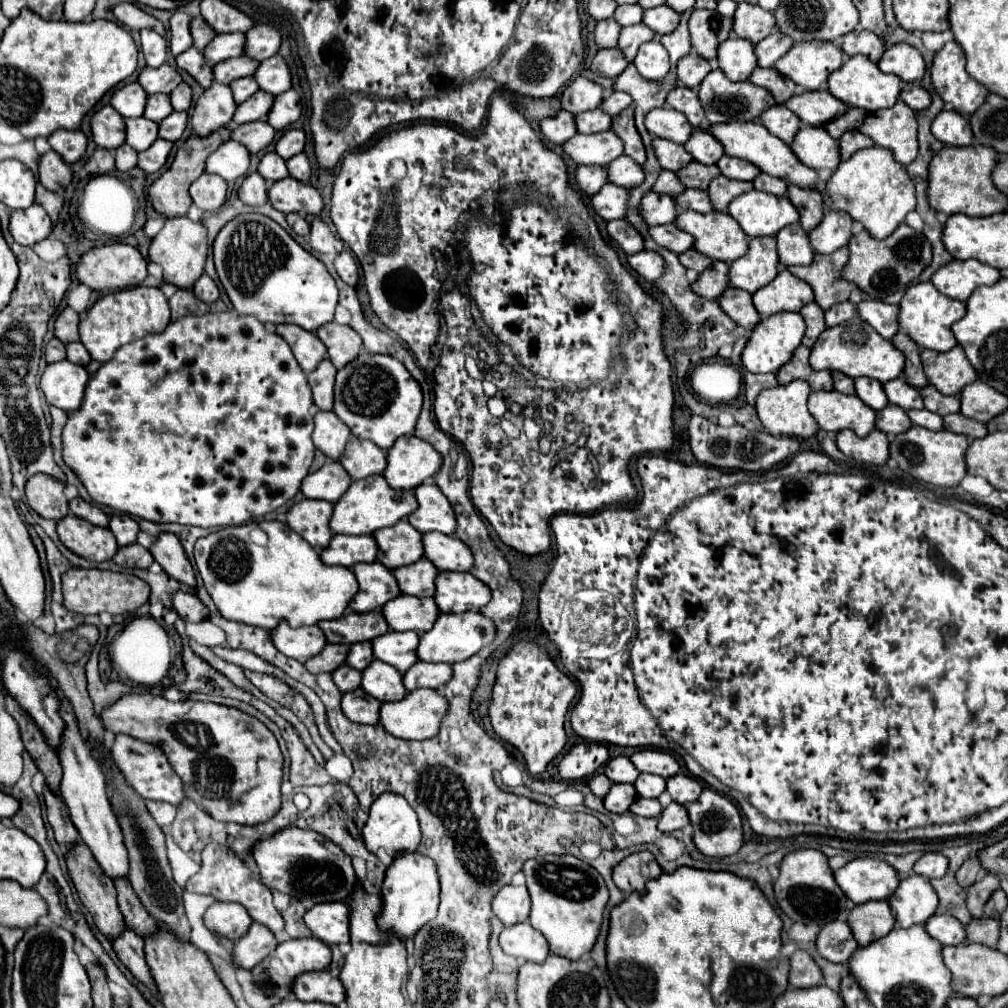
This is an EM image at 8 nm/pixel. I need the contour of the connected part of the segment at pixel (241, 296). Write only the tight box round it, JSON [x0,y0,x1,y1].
[213,213,339,331]

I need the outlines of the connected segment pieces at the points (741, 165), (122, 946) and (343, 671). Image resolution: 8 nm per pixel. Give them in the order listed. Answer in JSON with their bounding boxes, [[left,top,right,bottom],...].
[[717,155,759,181],[113,929,155,991],[333,665,361,693]]

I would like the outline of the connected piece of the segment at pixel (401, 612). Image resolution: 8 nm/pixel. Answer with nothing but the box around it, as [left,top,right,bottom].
[383,595,439,633]

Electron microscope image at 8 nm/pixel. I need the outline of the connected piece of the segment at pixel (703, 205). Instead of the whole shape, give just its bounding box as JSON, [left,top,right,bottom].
[675,189,713,213]

